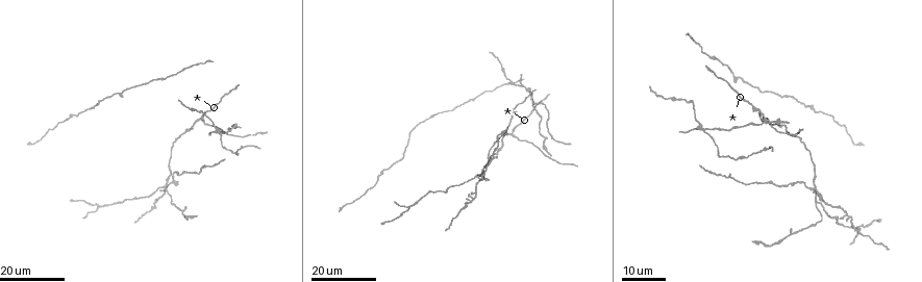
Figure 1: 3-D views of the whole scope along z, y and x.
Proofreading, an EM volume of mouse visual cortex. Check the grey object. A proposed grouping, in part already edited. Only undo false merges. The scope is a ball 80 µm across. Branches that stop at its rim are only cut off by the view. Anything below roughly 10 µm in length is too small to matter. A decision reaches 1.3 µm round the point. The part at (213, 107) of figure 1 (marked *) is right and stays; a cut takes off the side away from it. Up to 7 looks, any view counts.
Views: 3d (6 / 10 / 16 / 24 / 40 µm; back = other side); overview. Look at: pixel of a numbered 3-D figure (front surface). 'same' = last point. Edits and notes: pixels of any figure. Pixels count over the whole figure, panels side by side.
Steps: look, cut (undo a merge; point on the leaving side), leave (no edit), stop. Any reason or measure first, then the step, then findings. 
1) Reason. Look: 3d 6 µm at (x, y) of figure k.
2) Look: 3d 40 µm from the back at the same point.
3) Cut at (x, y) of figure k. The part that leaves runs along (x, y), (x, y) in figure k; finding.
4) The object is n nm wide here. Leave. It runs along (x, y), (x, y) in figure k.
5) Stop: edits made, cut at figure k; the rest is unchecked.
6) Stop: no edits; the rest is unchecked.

Three-way junction. Look: 3d 24 µm at (511, 135) of figure 1.

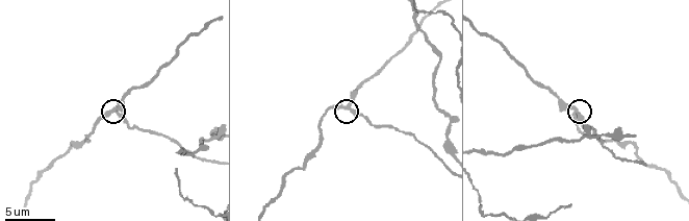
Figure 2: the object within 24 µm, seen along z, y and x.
Look: 3d 6 µm at (113, 111) of figure 2.

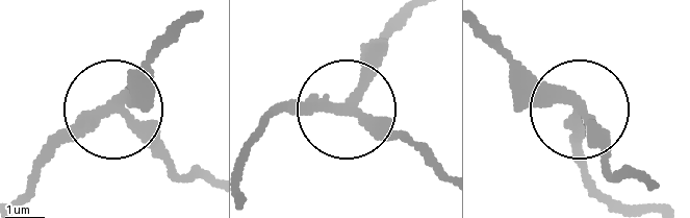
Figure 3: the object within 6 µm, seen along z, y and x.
3 arms meet here. Leave. It runs along (184, 24), (142, 67), (122, 114), (181, 179) in figure 3; all the same neuron.

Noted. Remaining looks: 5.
Three arms meet. Look: 3d 16 µm at (162, 185) of figure 1.

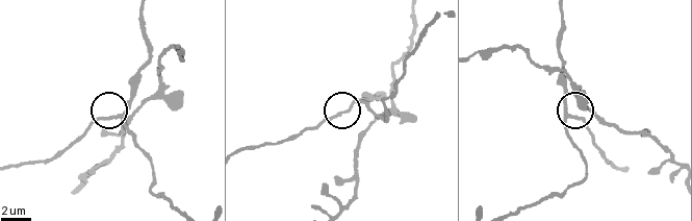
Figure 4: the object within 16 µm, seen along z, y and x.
Look: 3d 6 µm at (571, 115) of figure 4.

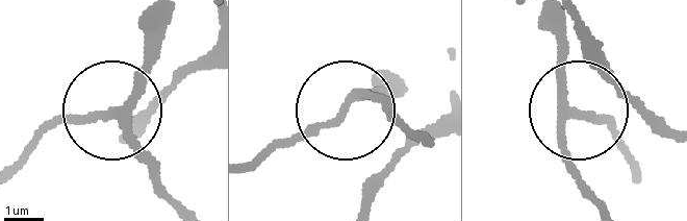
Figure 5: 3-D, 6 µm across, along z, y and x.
Leave. It runs along (556, 20), (576, 186) in figure 5; continuous, no second neuron.

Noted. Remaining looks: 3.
Four or more arms meet. Look: 3d 16 µm at (170, 174) of figure 1.

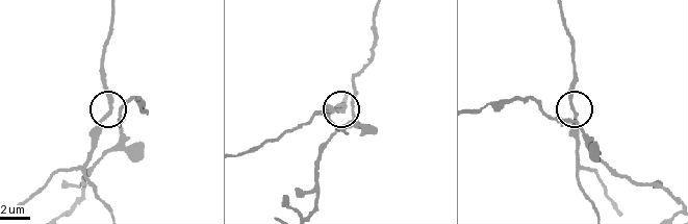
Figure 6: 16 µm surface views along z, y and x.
Look: 3d 6 µm at (343, 111) of figure 6.

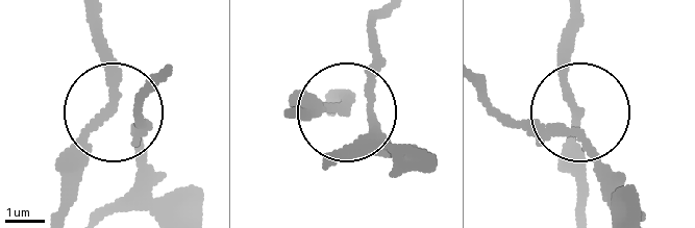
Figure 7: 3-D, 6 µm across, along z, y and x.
The object is 180 nm wide here. Leave. All the same neuron.

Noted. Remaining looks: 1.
Stop: no edits; the rest is unchecked.

